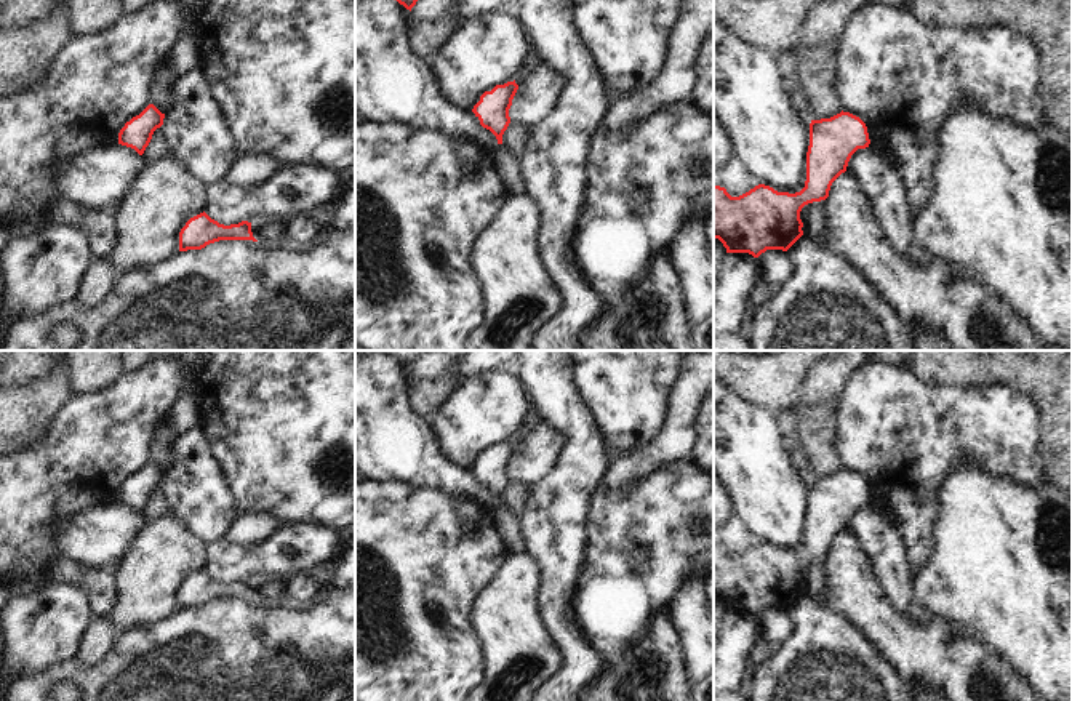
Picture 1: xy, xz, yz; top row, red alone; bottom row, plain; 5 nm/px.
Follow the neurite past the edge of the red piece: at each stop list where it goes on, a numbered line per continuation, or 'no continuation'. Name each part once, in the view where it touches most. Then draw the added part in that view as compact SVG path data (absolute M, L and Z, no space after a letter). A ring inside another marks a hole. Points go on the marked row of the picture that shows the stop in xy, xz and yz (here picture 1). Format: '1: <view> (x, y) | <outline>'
no continuation

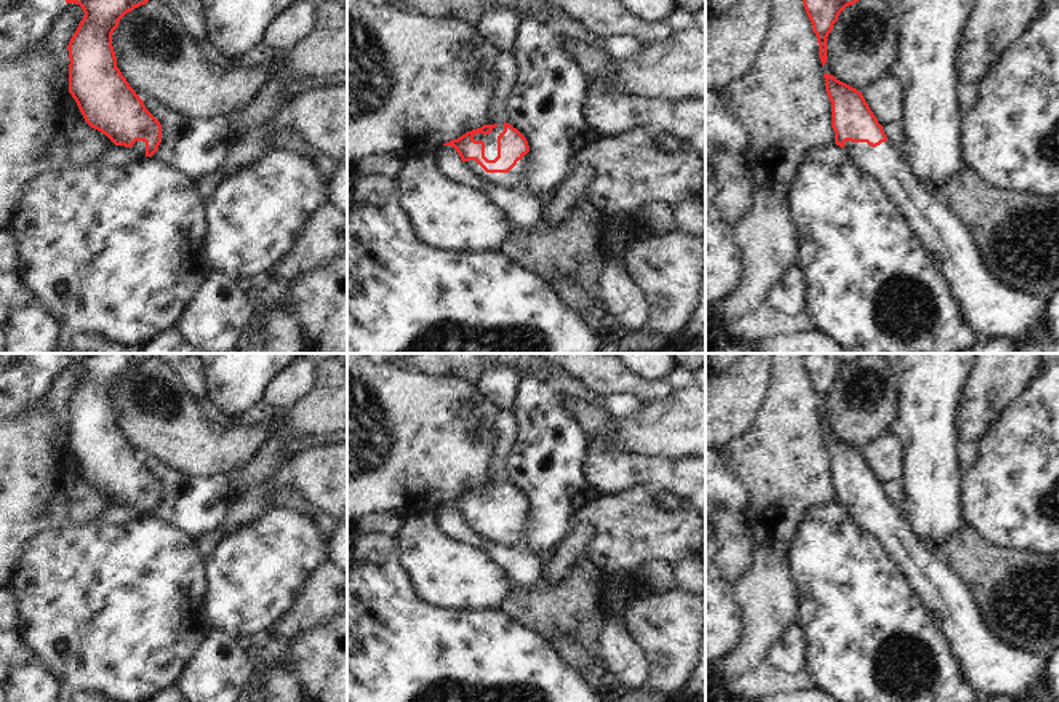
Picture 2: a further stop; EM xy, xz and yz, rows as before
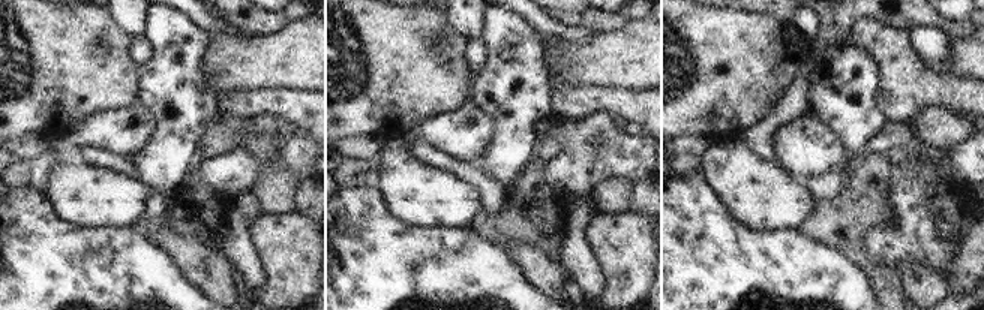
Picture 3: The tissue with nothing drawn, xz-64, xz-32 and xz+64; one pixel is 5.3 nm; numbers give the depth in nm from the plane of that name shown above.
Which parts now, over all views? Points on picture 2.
1: xz (490, 139) | M504 120L498 122L498 126L493 128L490 134L475 134L475 141L483 141L485 142L485 157L488 160L494 160L498 157L498 136L504 131Z

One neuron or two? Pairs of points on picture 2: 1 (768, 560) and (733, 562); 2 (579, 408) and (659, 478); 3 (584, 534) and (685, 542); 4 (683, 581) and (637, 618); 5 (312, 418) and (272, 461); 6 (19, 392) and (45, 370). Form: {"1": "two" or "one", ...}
{"1": "two", "2": "one", "3": "two", "4": "two", "5": "one", "6": "one"}

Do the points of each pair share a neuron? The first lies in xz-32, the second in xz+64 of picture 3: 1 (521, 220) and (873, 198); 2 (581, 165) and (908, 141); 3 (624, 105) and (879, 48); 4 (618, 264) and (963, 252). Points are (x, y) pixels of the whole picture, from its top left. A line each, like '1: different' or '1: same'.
1: same
2: same
3: same
4: same

